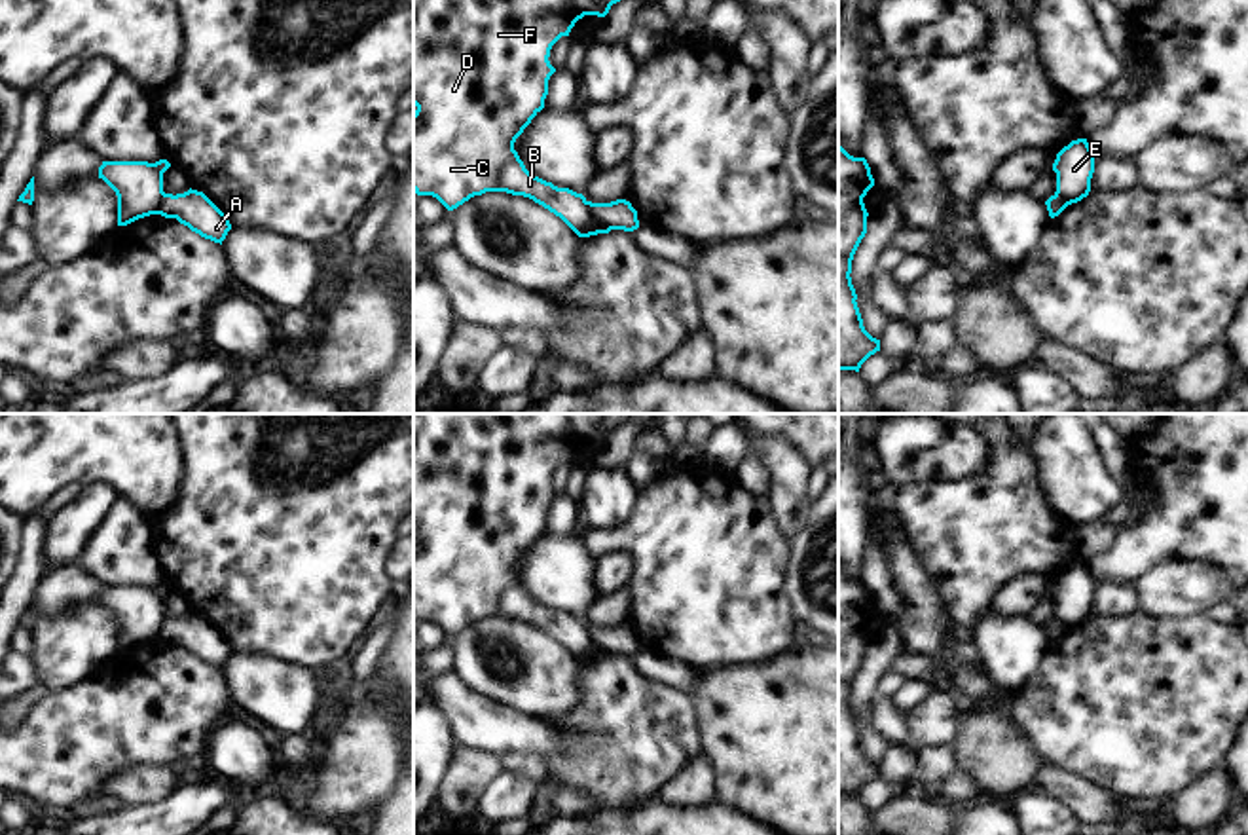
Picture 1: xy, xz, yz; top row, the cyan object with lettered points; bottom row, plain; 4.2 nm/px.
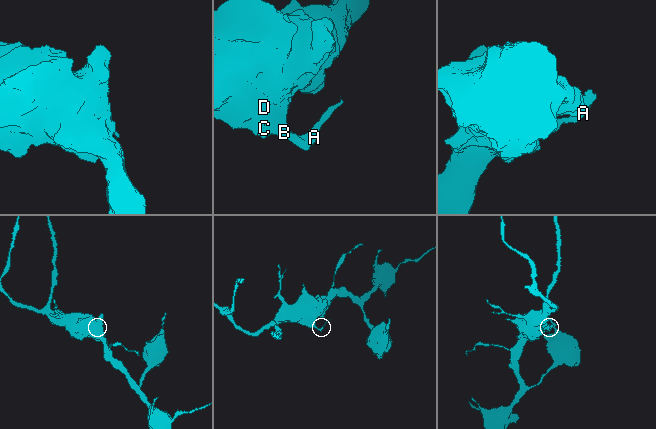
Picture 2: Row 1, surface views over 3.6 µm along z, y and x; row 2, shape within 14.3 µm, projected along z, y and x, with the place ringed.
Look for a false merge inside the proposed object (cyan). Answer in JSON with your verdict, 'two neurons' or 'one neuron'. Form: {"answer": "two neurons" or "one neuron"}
{"answer": "two neurons"}

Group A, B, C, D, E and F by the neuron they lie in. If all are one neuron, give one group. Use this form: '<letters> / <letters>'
A / B C D E F

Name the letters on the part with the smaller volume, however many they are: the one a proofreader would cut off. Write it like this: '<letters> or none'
A

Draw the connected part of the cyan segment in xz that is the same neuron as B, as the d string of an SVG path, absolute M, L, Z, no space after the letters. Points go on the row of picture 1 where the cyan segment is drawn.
M413 0L413 192L436 197L448 211L474 195L506 192L523 195L560 216L578 237L609 233L594 220L582 194L558 188L531 175L518 152L516 139L544 108L548 80L556 72L550 49L584 15L605 17L620 0Z

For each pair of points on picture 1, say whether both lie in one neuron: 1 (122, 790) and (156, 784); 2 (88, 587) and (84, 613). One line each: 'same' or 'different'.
1: same
2: same

